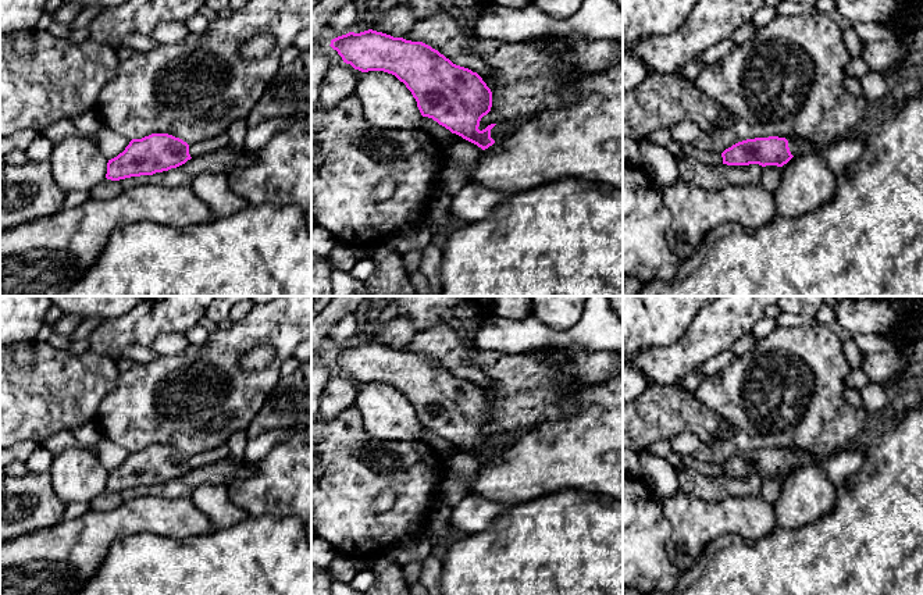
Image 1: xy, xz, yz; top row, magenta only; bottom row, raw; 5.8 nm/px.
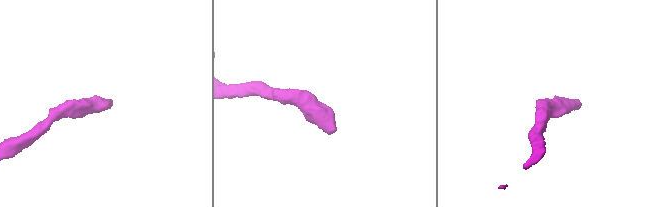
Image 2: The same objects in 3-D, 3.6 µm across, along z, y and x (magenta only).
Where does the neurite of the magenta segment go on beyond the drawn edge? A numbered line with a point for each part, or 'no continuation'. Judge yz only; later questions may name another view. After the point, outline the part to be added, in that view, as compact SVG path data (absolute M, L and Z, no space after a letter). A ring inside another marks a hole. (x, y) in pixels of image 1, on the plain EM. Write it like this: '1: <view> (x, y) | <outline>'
1: yz (795, 458) | M788 450L788 459L792 467L798 467L808 462L808 457L798 450Z

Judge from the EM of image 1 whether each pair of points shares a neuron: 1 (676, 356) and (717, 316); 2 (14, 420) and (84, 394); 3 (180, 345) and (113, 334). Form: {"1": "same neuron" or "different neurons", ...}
{"1": "same neuron", "2": "same neuron", "3": "different neurons"}

